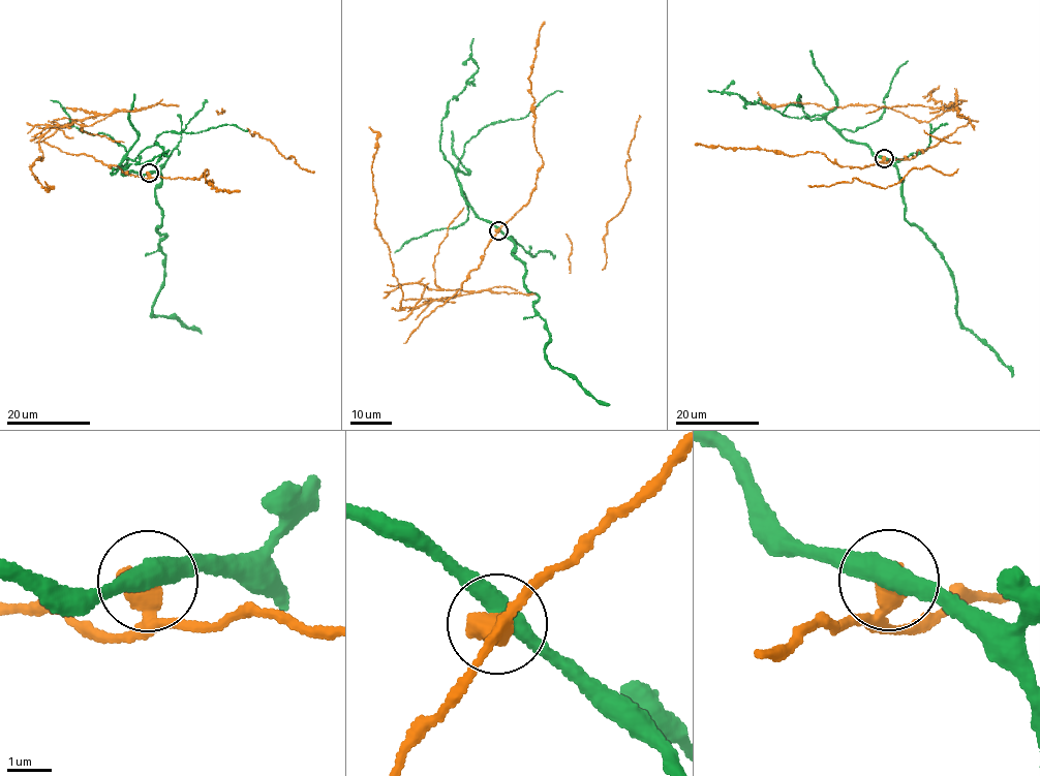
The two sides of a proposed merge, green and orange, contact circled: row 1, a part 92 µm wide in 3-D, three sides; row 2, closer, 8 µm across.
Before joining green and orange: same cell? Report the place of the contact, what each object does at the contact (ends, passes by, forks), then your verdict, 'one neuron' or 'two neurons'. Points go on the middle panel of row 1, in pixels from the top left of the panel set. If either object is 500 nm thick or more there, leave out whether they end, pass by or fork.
(498, 230) | green passes by | orange passes by | two neurons

